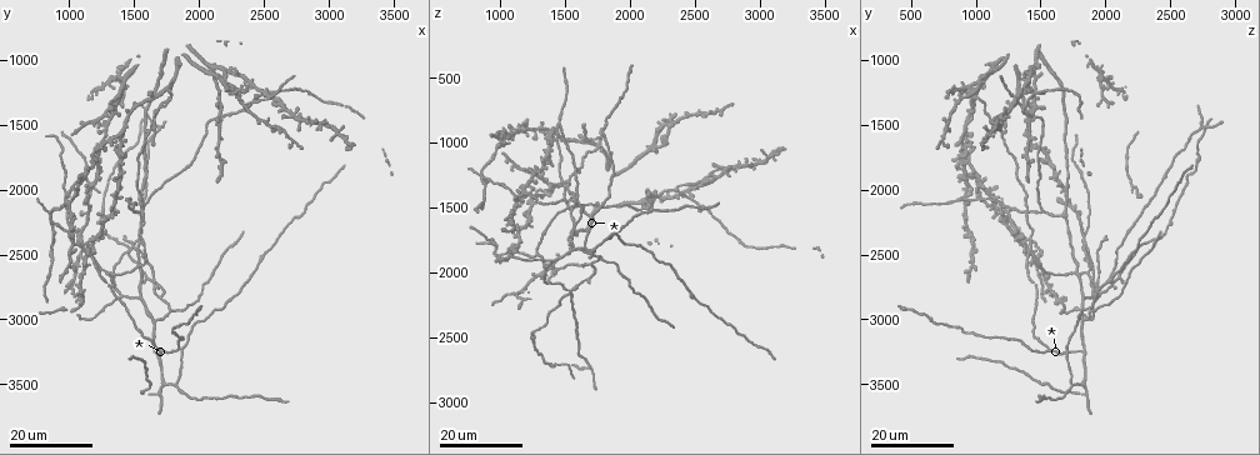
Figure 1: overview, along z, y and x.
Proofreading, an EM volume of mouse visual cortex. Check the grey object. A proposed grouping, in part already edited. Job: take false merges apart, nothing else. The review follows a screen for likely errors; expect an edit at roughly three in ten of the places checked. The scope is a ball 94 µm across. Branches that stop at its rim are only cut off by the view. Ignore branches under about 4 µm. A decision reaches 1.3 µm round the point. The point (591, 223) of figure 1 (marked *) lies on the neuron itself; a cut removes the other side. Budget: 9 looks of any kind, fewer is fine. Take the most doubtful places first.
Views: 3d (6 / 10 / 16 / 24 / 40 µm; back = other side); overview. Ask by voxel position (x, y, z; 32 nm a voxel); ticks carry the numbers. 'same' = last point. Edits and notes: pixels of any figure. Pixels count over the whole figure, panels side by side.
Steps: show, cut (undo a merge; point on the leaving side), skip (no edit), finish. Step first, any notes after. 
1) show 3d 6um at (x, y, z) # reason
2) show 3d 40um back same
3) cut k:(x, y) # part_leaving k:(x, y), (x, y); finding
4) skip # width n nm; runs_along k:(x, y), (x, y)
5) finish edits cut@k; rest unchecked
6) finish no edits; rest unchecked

show 3d 16um at (840, 2220, 1260) # two arms in line, one across

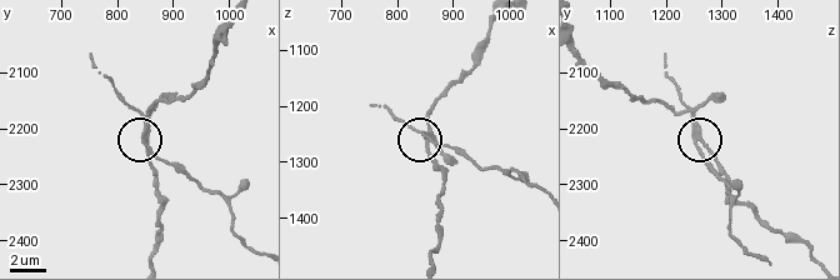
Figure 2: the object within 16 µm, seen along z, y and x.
show 3d 10um at (860, 2235, 1270)

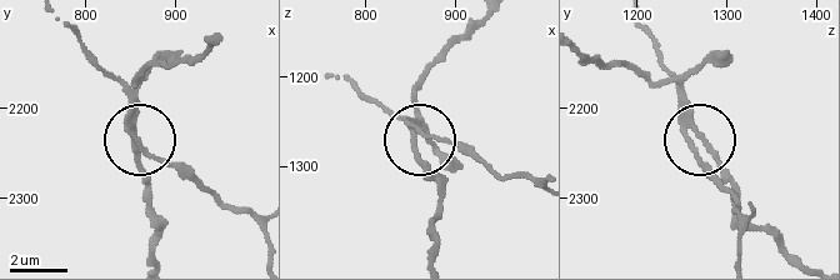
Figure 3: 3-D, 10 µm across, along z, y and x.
cut 3:(700, 69) # width 190 nm; part_leaving 3:(134, 109), (134, 156), (155, 226), (155, 259); a second neuron is stuck on

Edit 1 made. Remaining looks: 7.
show 3d 16um at (1800, 1300, 980) # three-way junction

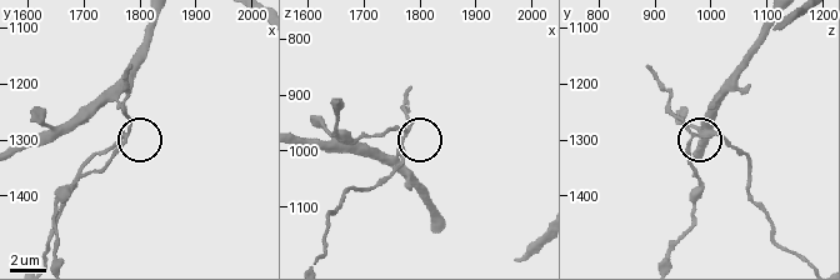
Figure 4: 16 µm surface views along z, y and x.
show 3d 10um at (1775, 1295, 965)

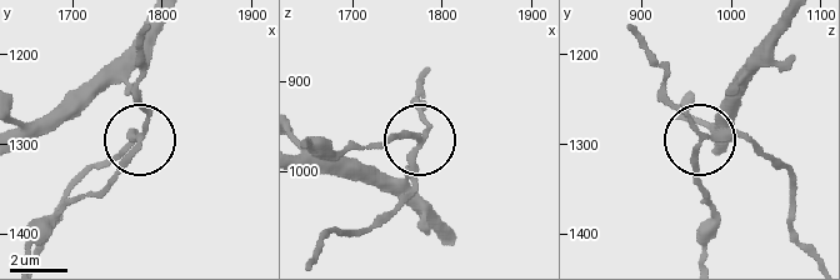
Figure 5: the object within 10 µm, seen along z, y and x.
show 3d 10um back at (1780, 1290, 965)

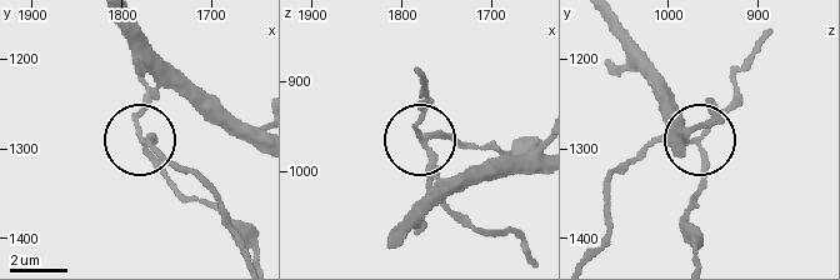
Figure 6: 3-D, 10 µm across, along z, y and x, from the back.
cut 6:(168, 178) # width 180 nm; two neurons meet here

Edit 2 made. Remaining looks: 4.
show overview

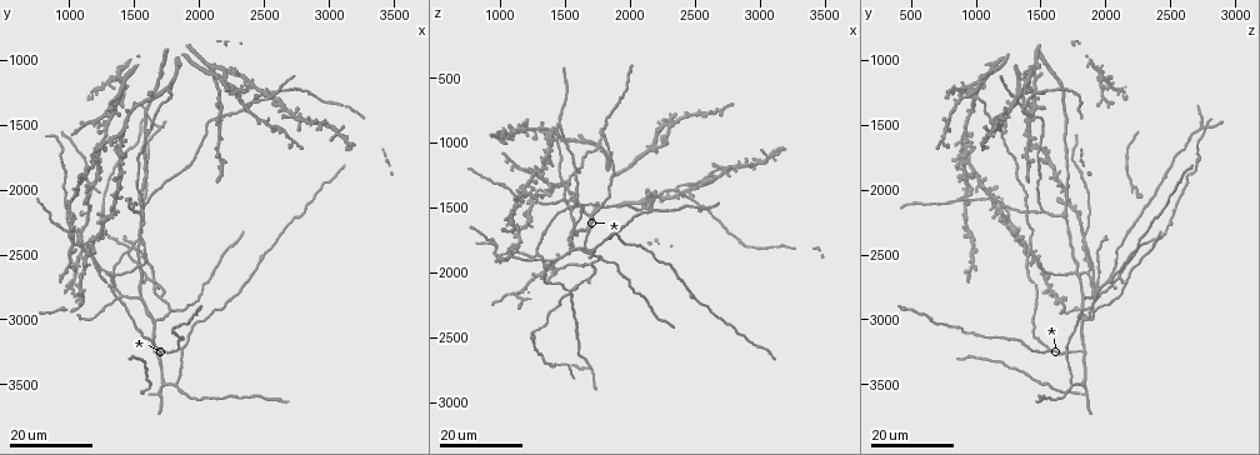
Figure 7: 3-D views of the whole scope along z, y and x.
show 3d 16um at (2340, 1360, 1360) # four or more arms meet

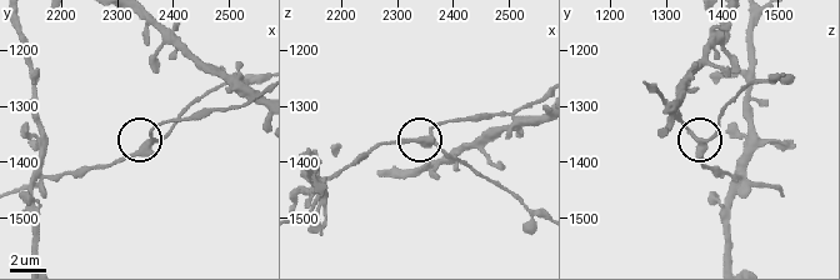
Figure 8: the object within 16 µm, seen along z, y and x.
show 3d 6um at (2360, 1365, 1360) # zoom in

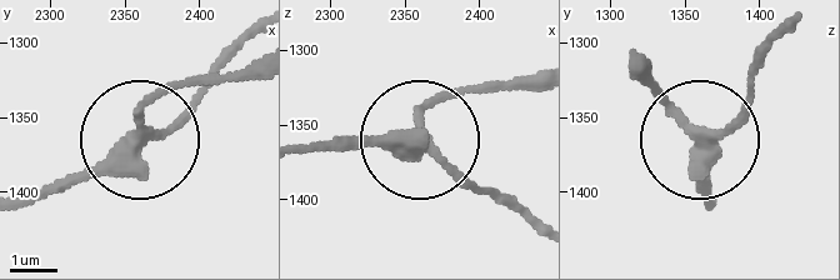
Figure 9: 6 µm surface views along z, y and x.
skip # arms 4; continuous, no second neuron

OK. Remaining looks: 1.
finish edits cut@3, cut@6; rest unchecked

